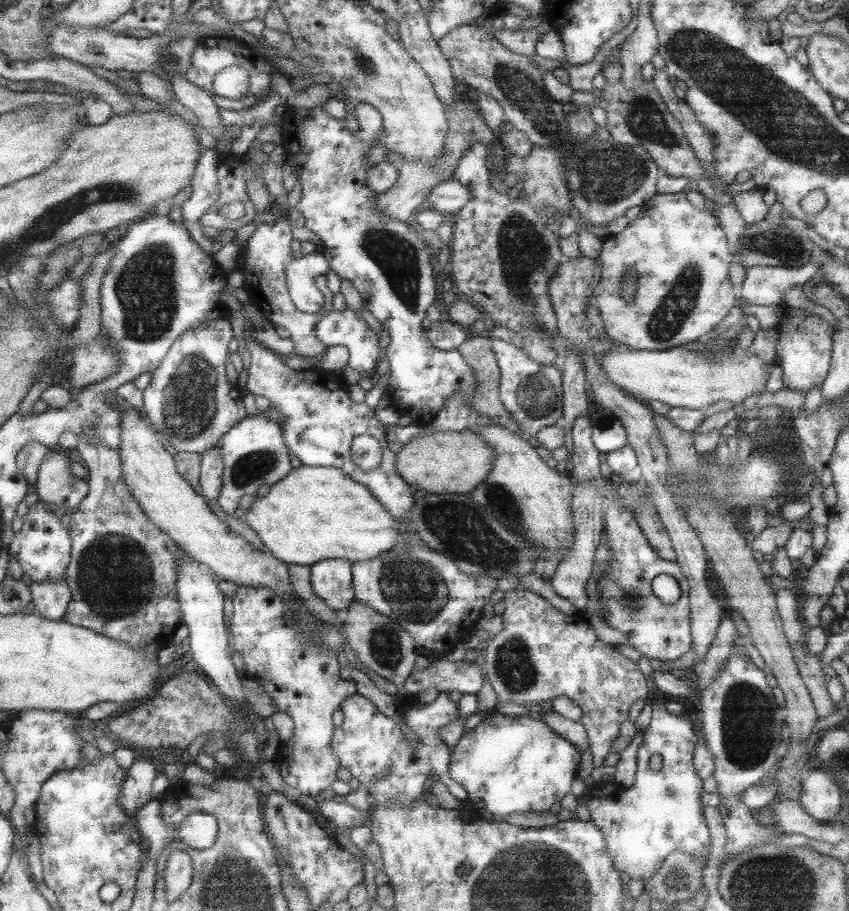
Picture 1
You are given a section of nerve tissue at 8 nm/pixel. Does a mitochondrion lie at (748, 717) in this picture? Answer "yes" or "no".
yes

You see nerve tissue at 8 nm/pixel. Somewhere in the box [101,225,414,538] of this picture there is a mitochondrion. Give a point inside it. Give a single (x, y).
(145, 290)

